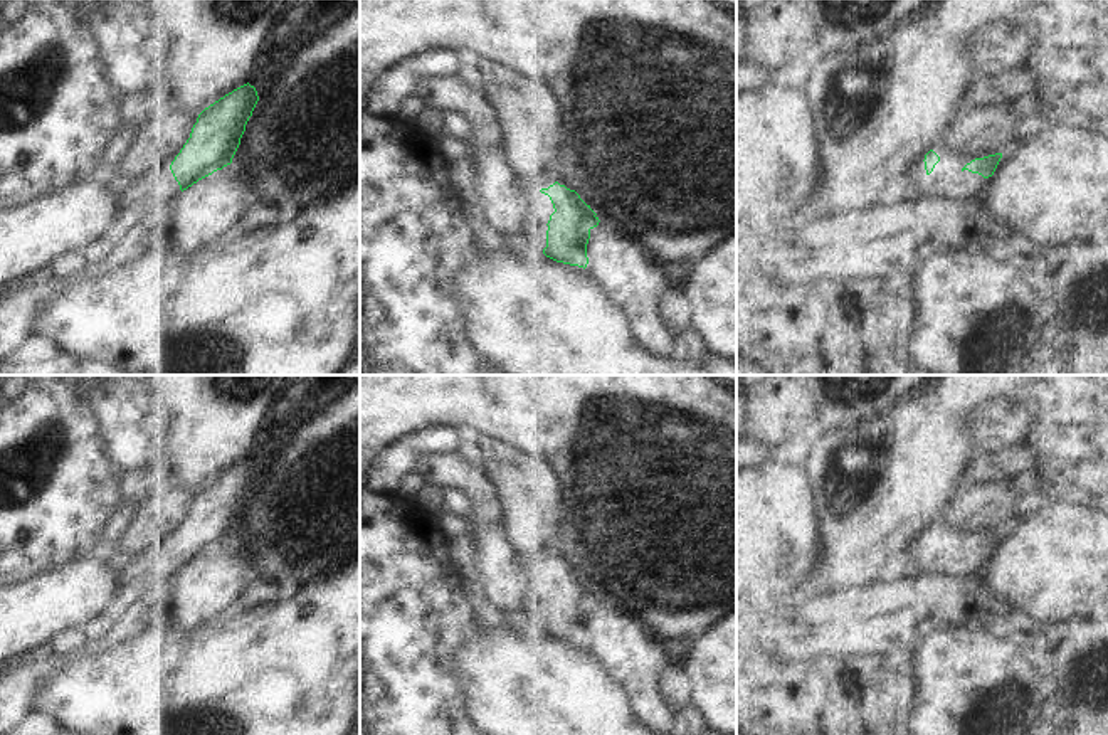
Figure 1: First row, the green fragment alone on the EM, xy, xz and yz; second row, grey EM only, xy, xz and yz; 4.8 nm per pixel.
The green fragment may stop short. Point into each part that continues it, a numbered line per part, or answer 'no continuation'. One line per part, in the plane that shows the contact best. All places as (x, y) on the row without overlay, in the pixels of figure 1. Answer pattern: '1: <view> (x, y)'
1: xz (533, 613)

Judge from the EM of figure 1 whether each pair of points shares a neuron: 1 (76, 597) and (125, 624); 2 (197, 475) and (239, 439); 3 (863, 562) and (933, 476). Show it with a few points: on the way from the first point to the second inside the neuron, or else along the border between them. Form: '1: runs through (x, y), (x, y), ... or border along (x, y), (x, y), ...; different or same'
1: border along (120, 606), (110, 616); different
2: runs through (207, 465), (229, 443); same
3: runs through (870, 540), (912, 498); same

